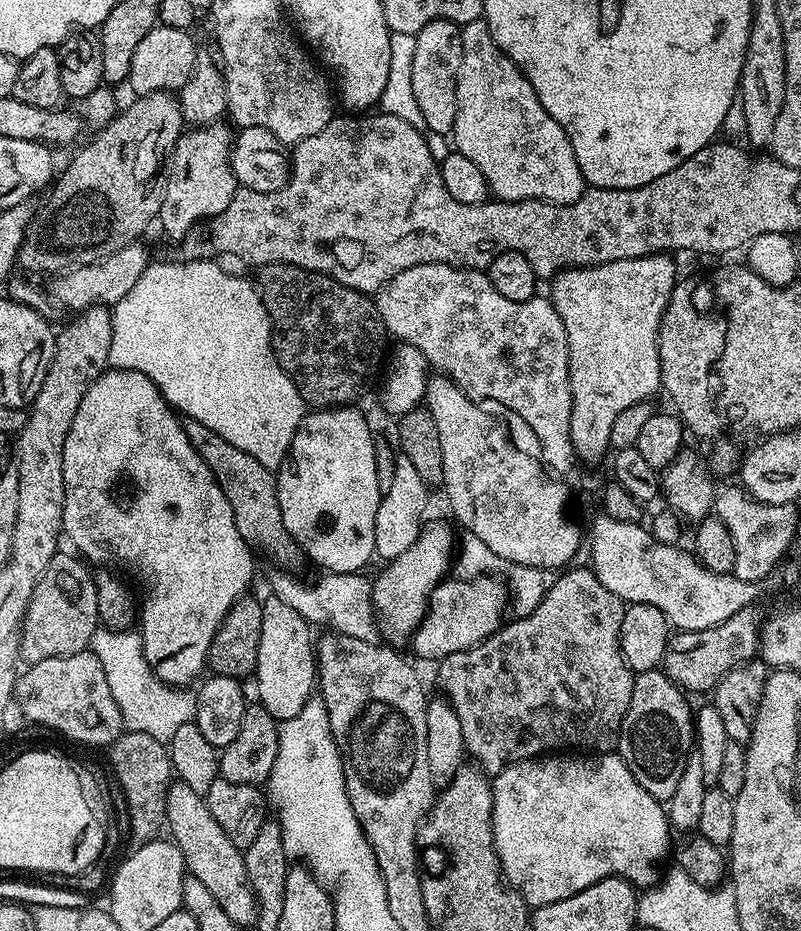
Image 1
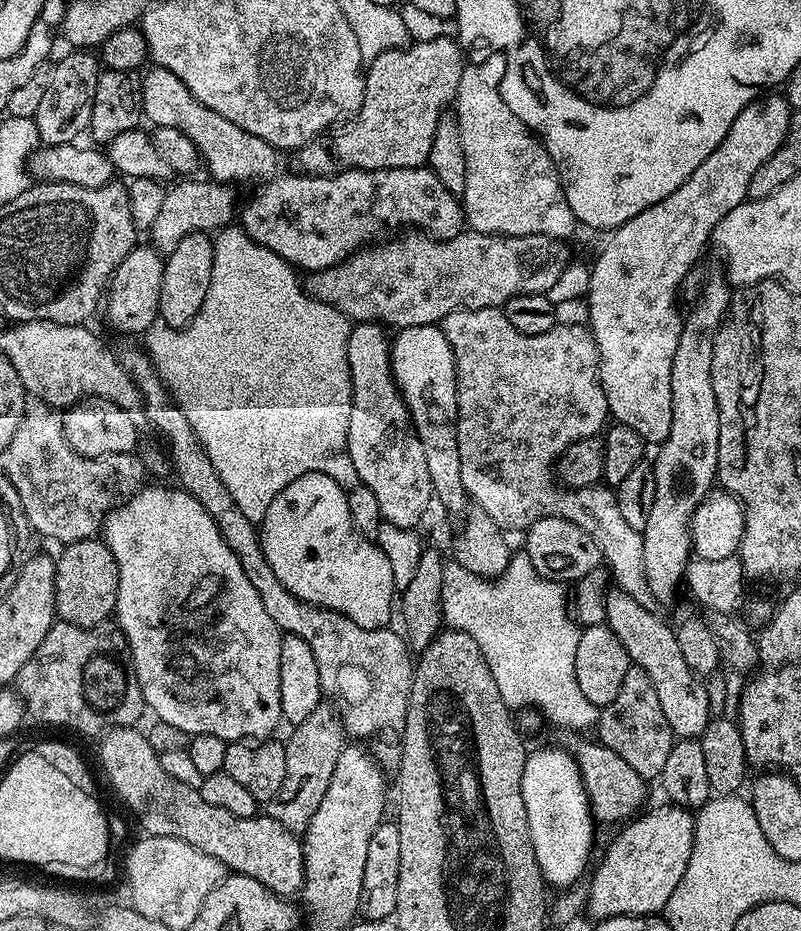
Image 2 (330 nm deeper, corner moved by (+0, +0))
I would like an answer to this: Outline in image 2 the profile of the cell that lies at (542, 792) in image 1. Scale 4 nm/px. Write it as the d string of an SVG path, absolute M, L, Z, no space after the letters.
M560 748L528 752L526 766L522 770L522 802L526 802L526 822L530 822L534 858L538 858L545 885L552 887L553 884L556 890L567 890L577 883L575 880L588 864L594 817L580 767L571 752Z

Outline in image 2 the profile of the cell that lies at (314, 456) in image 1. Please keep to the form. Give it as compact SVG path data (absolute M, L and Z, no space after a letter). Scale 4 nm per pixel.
M311 472L302 474L302 478L294 478L294 482L287 484L274 502L270 502L266 518L260 521L260 545L278 582L282 582L282 586L286 586L286 590L302 602L334 610L363 628L387 628L393 623L394 601L398 596L394 570L390 570L390 562L386 554L382 554L379 543L375 539L367 540L356 529L348 496L346 489L338 486L330 474Z

